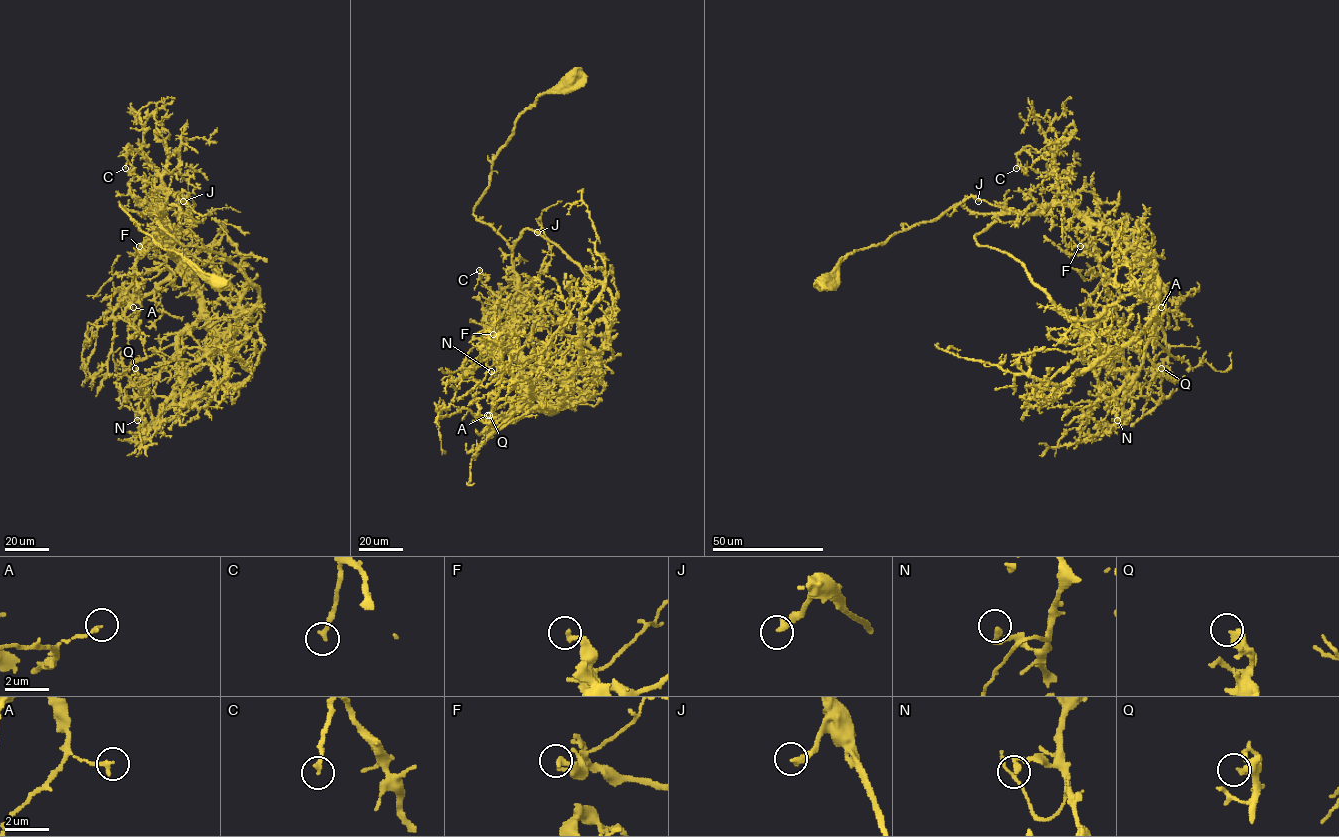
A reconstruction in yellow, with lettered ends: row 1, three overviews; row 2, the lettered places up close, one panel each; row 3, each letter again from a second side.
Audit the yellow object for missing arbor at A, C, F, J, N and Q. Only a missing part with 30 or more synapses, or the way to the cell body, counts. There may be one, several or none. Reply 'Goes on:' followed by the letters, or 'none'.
Goes on: J

